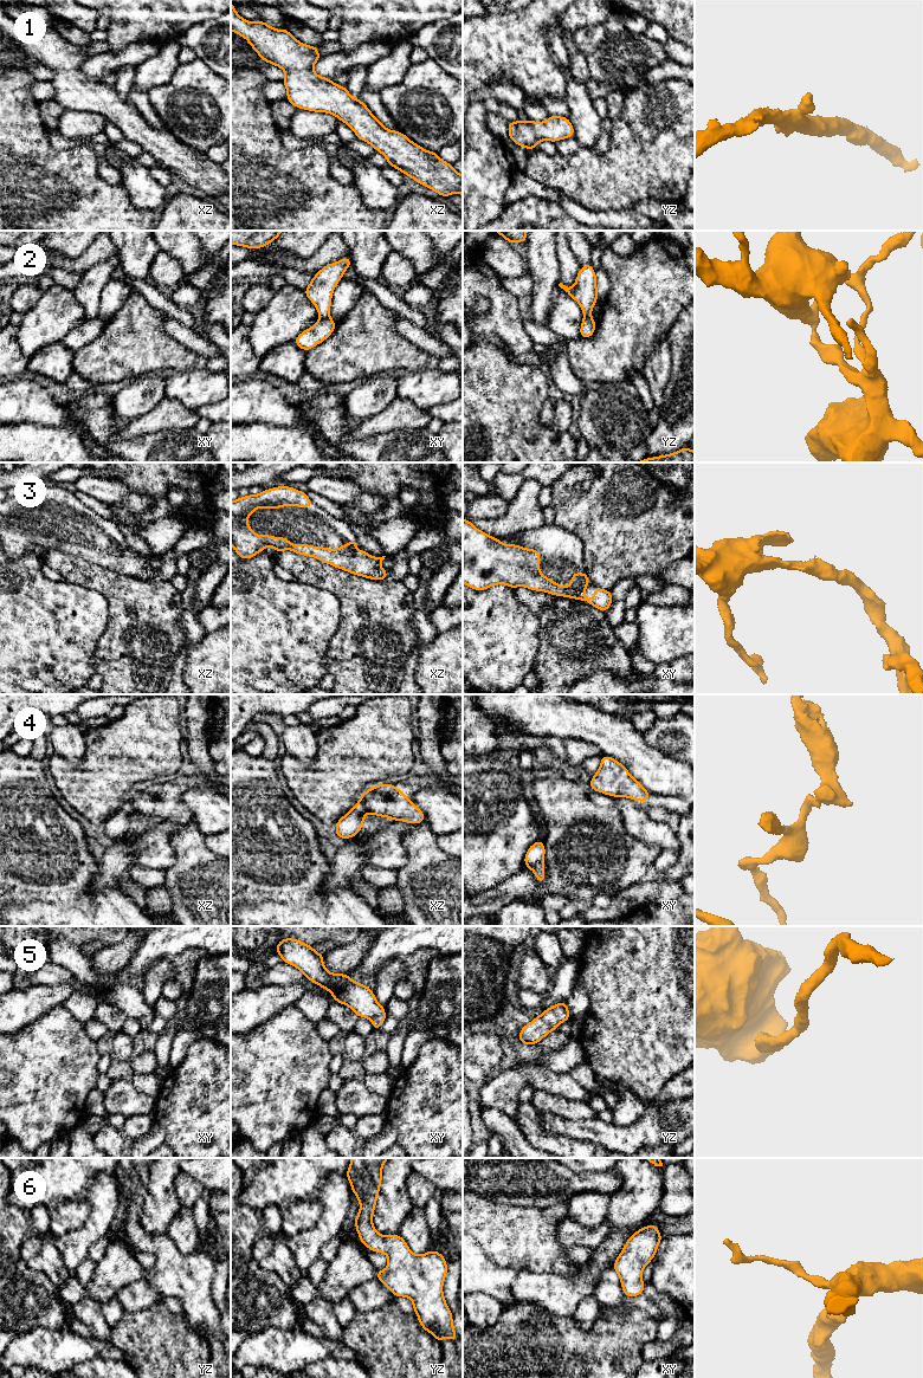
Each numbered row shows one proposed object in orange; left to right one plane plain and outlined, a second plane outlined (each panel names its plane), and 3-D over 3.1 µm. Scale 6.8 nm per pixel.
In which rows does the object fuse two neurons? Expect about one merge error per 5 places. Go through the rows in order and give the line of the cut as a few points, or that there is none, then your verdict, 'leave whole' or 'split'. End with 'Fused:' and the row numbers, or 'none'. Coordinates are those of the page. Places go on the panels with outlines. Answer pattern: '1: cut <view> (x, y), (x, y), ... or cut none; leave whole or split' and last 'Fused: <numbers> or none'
1: cut none; leave whole
2: cut xy (328, 316), (321, 318); split
3: cut none; leave whole
4: cut xz (359, 800), (368, 812); split
5: cut none; leave whole
6: cut none; leave whole
Fused: 2, 4

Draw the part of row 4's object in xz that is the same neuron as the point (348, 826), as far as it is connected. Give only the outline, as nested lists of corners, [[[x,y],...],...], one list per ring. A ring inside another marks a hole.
[[[359,801],[343,815],[335,824],[337,839],[351,839],[364,827],[363,819],[368,814],[367,809]]]

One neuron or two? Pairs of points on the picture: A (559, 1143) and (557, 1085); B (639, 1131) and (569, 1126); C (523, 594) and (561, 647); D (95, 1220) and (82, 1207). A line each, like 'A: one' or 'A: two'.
A: two
B: one
C: one
D: two

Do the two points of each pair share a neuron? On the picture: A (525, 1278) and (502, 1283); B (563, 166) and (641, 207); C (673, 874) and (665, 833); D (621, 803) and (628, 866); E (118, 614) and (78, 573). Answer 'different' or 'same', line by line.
A: different
B: different
C: different
D: different
E: same

